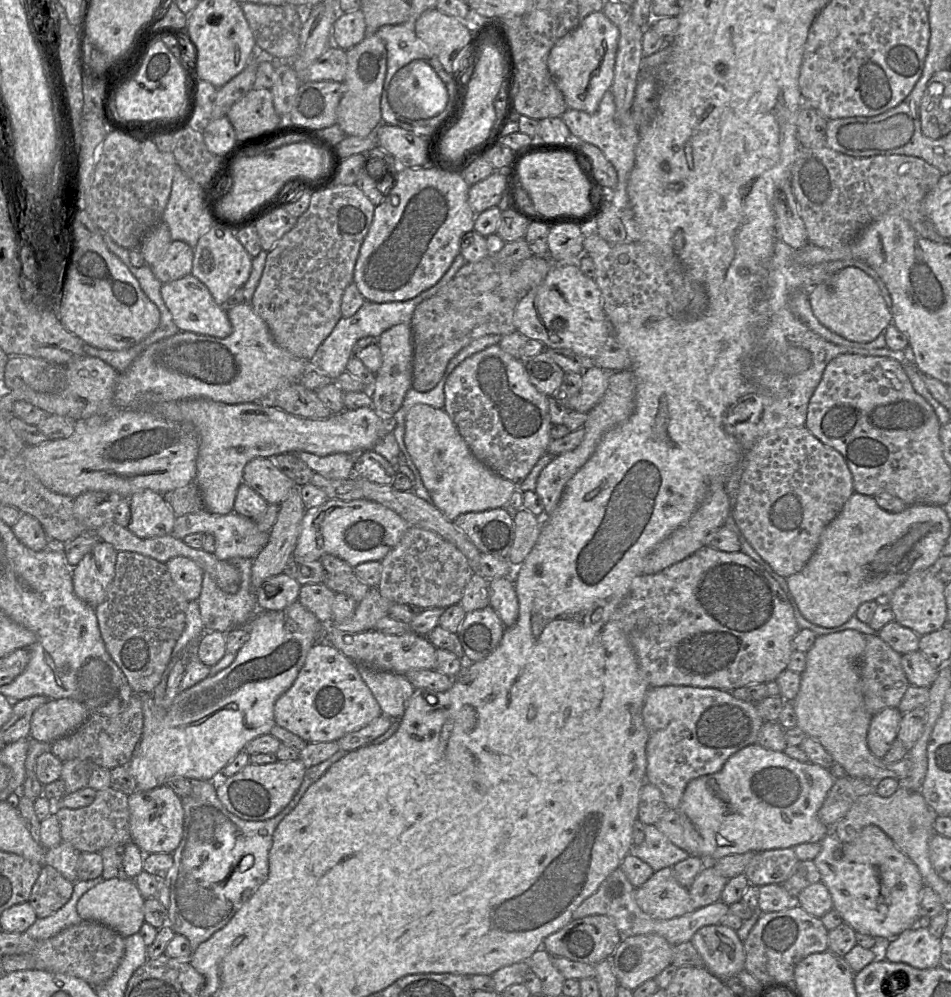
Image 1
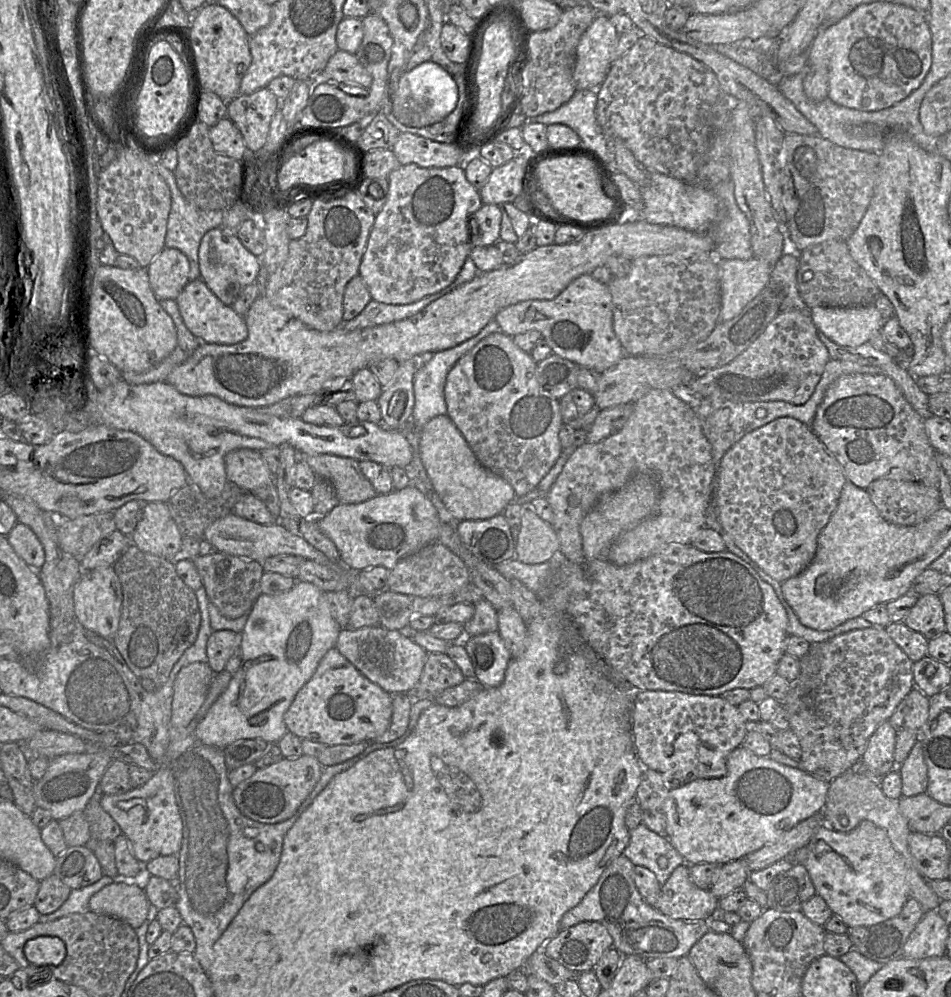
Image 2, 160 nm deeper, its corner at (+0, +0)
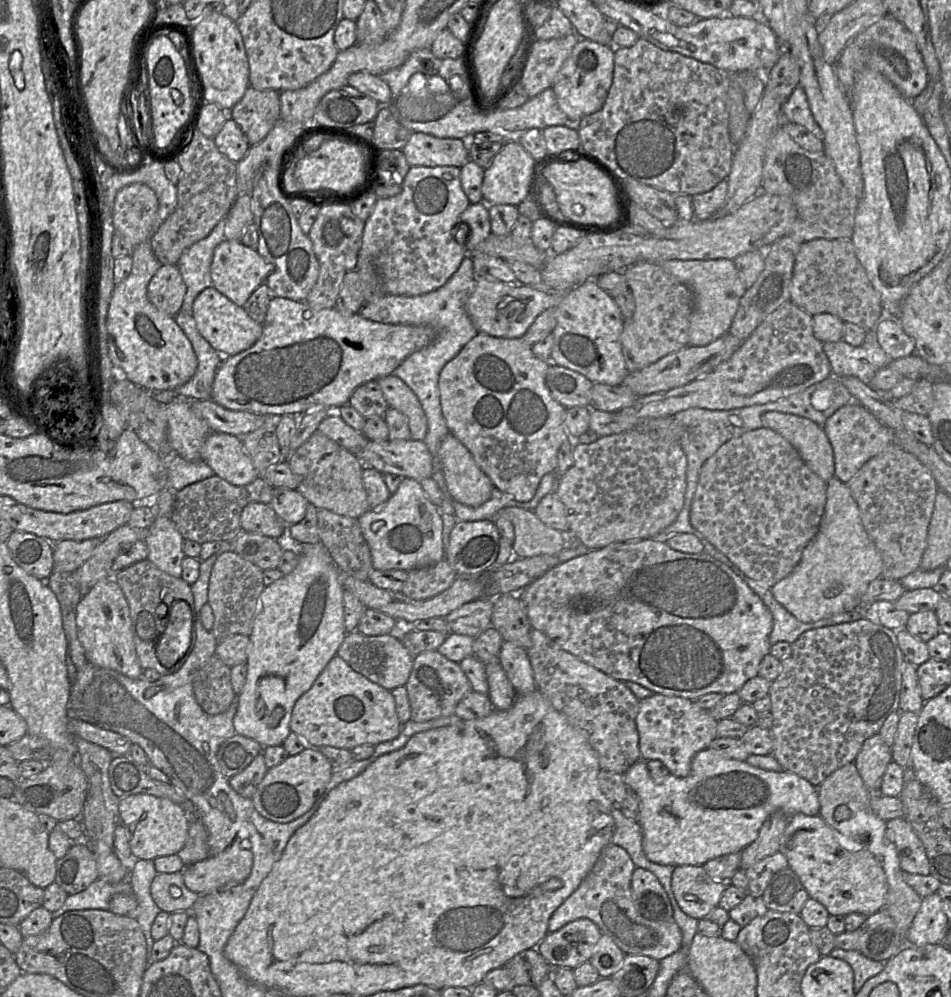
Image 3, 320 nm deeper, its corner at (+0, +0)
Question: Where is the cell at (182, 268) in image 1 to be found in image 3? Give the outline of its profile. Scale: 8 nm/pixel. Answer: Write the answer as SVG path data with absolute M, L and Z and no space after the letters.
M161 265L147 288L150 302L170 317L180 311L185 294L186 285L177 265Z

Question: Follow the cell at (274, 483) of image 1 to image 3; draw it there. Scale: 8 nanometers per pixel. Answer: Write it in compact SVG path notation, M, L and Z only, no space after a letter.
M211 433L204 441L200 455L216 476L233 485L244 486L260 476L244 449L241 437Z

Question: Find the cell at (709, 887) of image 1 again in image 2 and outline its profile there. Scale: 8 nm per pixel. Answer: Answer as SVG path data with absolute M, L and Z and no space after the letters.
M744 857L721 865L718 868L718 877L709 888L709 891L718 899L731 892L743 889L749 881L749 868Z

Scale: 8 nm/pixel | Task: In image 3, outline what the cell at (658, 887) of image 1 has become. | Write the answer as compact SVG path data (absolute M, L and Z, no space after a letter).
M676 866L672 874L672 890L681 910L697 920L706 916L717 906L728 882L719 882L708 876L703 866Z

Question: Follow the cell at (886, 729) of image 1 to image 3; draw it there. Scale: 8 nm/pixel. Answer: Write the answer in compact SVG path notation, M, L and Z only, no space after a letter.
M879 733L865 740L854 760L859 775L872 793L879 793L886 768L891 762L891 747Z

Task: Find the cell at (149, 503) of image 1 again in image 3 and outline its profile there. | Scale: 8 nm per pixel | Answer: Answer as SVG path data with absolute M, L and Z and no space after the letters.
M157 515L143 540L148 547L147 560L173 577L181 577L184 539L170 517Z

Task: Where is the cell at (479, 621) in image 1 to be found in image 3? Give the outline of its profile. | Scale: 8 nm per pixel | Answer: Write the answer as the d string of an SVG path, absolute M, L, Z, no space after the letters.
M491 662L484 665L489 685L488 696L494 708L508 710L516 700L516 689L508 679L500 662Z

